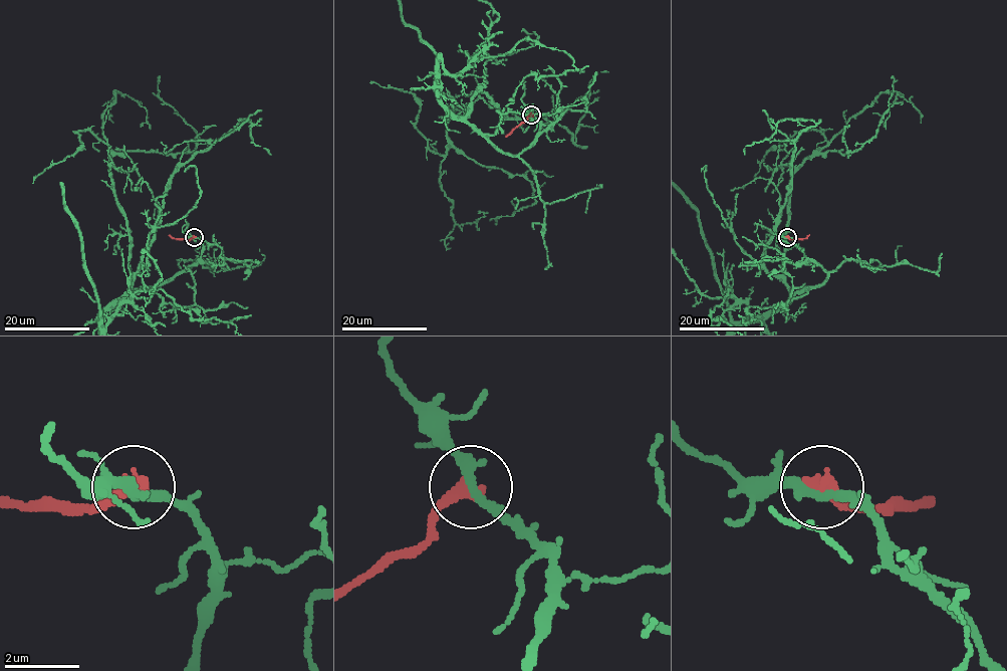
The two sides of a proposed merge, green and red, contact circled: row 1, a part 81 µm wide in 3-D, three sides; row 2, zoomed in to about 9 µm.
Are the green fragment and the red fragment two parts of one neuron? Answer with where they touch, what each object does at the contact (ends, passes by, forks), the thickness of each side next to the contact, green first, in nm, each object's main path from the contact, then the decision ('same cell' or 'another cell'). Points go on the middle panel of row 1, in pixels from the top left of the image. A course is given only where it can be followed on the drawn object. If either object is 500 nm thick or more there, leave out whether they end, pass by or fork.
place (531, 115); green passes by; red ends; calibres 280 and 360 nm; course green (531, 115), (536, 139), (494, 147), (443, 103), (437, 55), (403, 19); course red (531, 115), (505, 137); another cell

